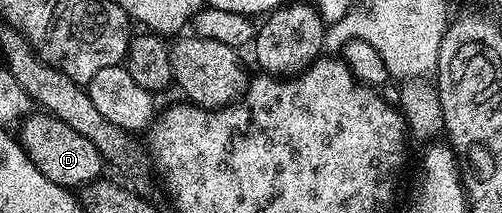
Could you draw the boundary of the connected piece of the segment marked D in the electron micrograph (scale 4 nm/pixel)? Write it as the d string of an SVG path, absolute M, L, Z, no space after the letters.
M32 112L18 123L17 137L29 160L37 164L41 176L49 176L53 184L82 188L104 177L105 163L93 140L85 140L81 132L73 132L73 128L69 128L69 124L65 124L60 118L46 112Z

